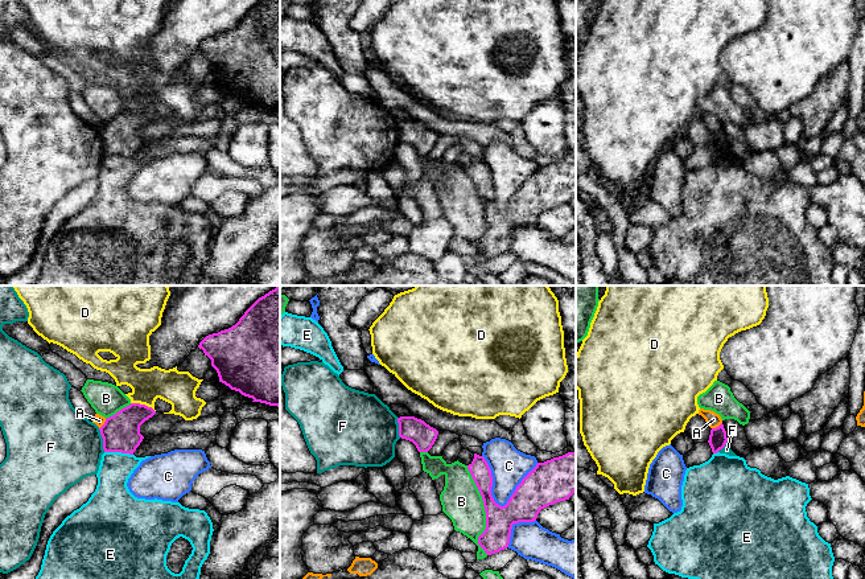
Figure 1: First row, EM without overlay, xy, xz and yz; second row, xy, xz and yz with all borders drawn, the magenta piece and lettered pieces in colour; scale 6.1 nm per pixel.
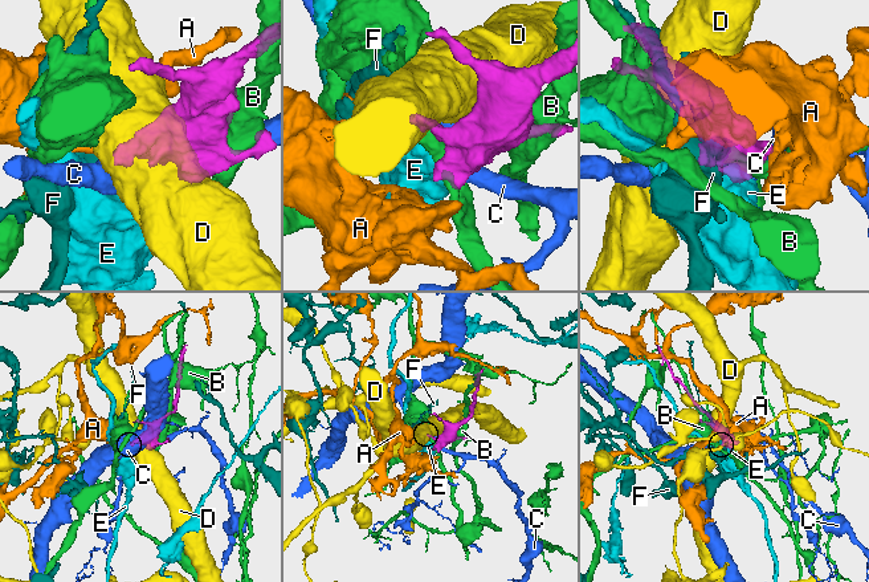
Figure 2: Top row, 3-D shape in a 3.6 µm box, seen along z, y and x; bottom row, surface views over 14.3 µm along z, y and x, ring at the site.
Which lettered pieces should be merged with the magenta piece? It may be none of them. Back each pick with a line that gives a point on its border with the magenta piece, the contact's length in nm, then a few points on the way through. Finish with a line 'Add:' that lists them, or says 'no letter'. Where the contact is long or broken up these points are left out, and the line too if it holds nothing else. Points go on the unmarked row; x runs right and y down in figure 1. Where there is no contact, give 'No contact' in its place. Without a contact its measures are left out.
Add: no letter

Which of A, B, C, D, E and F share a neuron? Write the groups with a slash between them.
A / B / C / D / E / F

